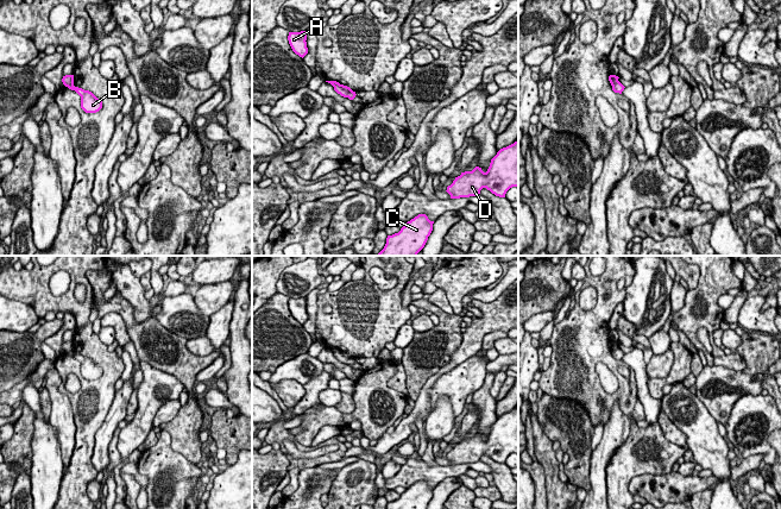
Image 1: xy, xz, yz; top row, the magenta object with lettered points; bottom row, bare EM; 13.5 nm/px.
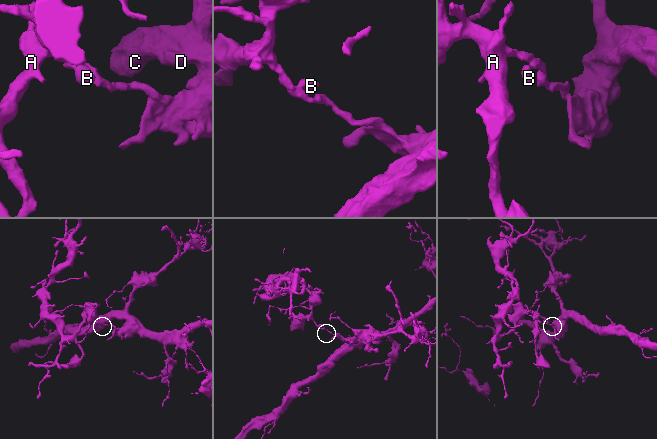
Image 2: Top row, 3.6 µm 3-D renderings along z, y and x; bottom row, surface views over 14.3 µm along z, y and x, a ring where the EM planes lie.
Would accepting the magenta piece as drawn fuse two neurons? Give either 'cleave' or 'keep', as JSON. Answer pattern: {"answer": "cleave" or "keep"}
{"answer": "cleave"}

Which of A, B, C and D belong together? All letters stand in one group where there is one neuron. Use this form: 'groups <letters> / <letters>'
groups A / B C D

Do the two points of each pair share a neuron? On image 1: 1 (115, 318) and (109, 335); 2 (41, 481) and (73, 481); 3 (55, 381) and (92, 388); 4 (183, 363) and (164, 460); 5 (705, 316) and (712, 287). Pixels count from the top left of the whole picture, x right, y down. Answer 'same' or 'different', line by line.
1: different
2: different
3: different
4: different
5: same

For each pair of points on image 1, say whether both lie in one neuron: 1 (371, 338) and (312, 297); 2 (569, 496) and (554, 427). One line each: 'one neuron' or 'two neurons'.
1: two neurons
2: two neurons

